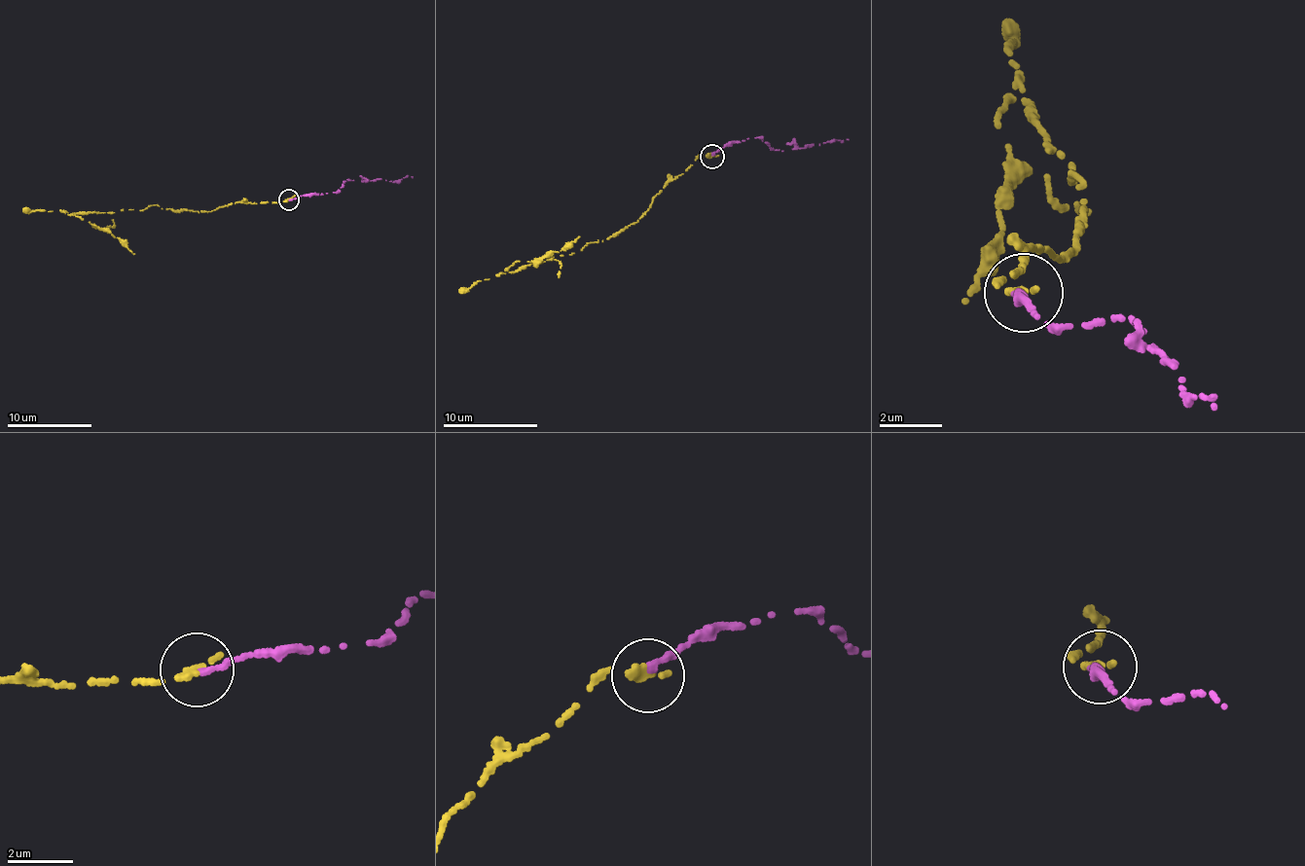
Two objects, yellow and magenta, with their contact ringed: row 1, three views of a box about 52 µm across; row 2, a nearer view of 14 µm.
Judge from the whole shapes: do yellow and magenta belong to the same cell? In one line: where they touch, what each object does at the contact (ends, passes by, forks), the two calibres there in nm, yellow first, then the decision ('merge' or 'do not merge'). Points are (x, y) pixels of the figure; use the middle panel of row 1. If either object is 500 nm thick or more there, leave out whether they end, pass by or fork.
at (712, 156); yellow ends there; magenta ends there; 320 nm thick on the yellow side, 200 nm on the other; do not merge

